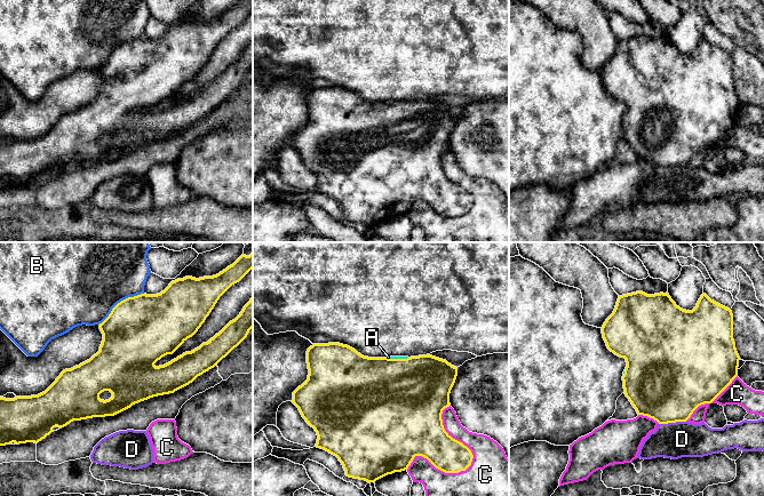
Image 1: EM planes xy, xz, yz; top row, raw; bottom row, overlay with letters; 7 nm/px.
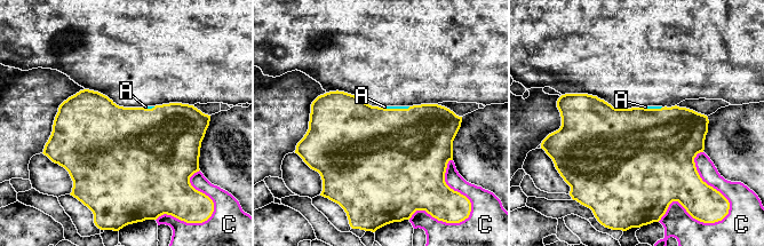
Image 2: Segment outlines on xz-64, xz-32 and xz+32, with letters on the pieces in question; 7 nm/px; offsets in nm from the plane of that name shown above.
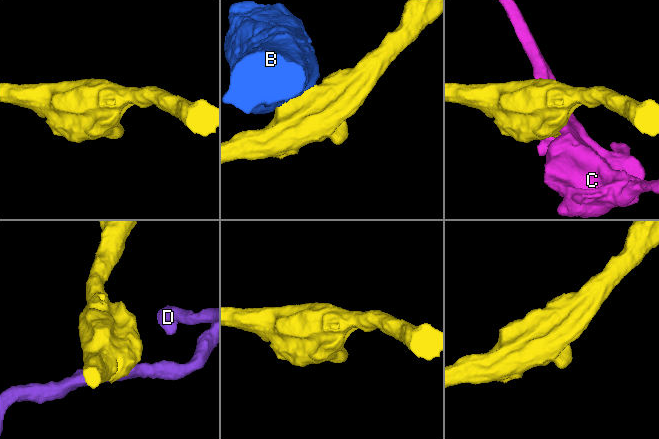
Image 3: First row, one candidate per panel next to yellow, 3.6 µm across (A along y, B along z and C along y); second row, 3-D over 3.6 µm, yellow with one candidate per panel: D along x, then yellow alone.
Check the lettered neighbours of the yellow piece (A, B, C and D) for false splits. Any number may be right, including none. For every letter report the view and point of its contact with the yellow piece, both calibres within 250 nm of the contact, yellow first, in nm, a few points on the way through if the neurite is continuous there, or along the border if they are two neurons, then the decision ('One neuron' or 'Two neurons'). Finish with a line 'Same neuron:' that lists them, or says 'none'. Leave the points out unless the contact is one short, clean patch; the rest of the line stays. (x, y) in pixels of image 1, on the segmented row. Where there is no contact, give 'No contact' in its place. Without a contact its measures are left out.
A: Touches yellow at xz (397, 359). Thickness 500 nm (yellow) against 20 nm. One neuron
B: Touches yellow at xy (120, 302). Thickness 480 nm (yellow) against 500 nm. Two neurons
C: Touches yellow at xz (469, 465). Thickness 240 nm (yellow) against 320 nm. Two neurons
D: Touches yellow at yz (671, 422). Thickness 500 nm (yellow) against 260 nm. Two neurons
Same neuron: A

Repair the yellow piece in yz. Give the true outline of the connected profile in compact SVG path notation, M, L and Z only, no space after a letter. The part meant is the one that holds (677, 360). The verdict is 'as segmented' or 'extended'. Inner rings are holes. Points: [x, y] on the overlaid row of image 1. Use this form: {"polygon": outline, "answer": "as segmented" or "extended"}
{"polygon": "M636 291L619 296L613 313L602 327L602 334L607 349L626 359L623 393L638 415L653 418L659 424L686 422L699 406L711 403L738 376L740 357L733 339L732 311L706 294L701 295L692 311L677 306L668 293L647 295Z", "answer": "as segmented"}

